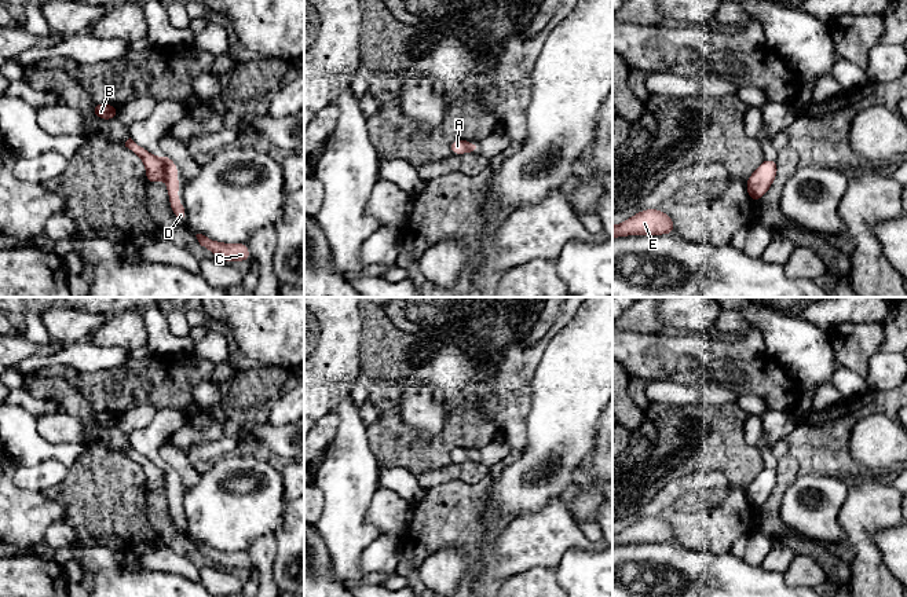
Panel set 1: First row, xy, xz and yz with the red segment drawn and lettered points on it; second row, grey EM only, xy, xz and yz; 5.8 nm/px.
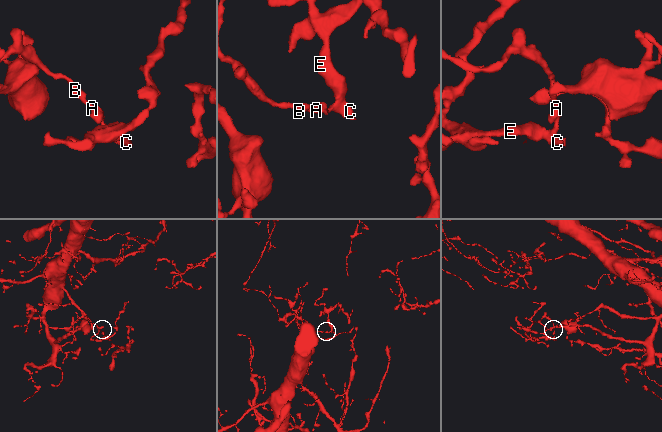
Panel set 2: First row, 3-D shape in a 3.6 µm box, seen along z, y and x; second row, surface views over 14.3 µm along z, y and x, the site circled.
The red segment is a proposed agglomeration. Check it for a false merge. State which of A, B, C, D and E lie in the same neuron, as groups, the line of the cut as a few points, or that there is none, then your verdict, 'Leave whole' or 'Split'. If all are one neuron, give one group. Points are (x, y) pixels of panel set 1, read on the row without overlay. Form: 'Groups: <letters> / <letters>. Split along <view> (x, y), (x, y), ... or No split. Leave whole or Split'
Groups: A B / C D E. Split along xy (158, 467), (168, 484). Split

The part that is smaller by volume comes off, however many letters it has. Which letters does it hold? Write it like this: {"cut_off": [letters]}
{"cut_off": ["C", "D", "E"]}

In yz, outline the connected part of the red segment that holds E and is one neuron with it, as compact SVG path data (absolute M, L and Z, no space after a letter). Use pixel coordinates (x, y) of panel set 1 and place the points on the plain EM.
M659 517L640 519L621 532L612 532L612 546L628 543L663 543L672 541L676 541L673 527Z

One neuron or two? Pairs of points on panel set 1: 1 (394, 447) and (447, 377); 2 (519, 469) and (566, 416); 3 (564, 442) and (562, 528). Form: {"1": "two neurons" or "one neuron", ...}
{"1": "one neuron", "2": "one neuron", "3": "two neurons"}

